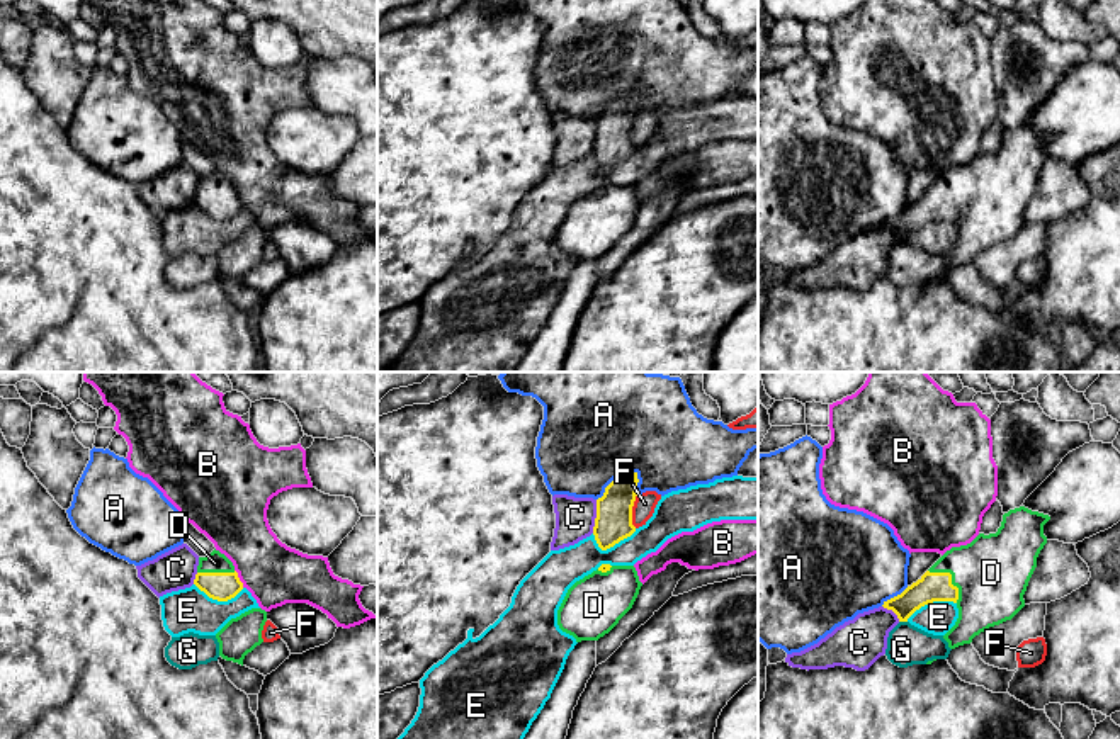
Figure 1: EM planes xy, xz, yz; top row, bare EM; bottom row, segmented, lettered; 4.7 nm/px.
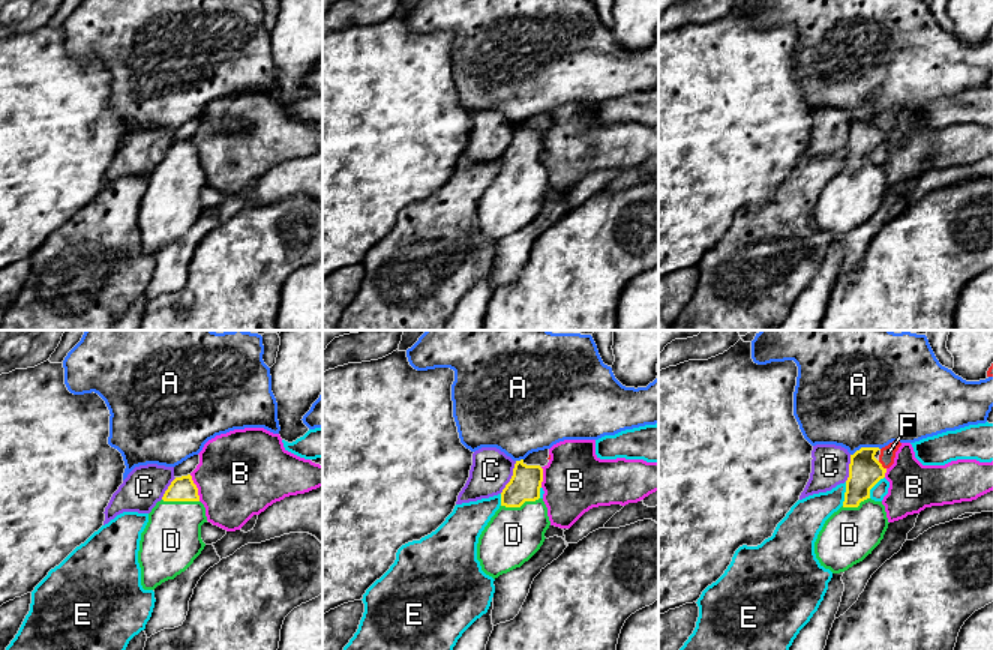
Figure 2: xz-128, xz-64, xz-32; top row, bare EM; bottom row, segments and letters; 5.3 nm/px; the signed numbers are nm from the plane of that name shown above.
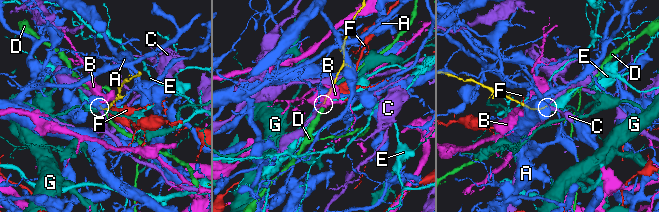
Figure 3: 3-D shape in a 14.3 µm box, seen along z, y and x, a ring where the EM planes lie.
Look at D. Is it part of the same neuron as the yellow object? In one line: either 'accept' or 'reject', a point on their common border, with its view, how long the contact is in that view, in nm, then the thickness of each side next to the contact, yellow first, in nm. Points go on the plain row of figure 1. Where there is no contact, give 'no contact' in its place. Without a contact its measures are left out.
accept | yz (950, 197) | 220 nm | 140/360 nm

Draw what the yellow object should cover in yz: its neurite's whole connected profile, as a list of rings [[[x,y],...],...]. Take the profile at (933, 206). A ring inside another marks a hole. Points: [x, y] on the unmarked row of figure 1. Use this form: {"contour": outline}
{"contour": [[[1025,126],[1010,129],[1003,134],[996,153],[979,153],[970,163],[952,166],[916,202],[884,221],[882,226],[892,229],[899,241],[908,241],[916,229],[928,223],[953,221],[959,238],[943,258],[950,268],[970,263],[976,255],[1011,240],[1025,226],[1023,214],[1037,187],[1037,177],[1047,163],[1044,144],[1049,139],[1049,134]]]}

